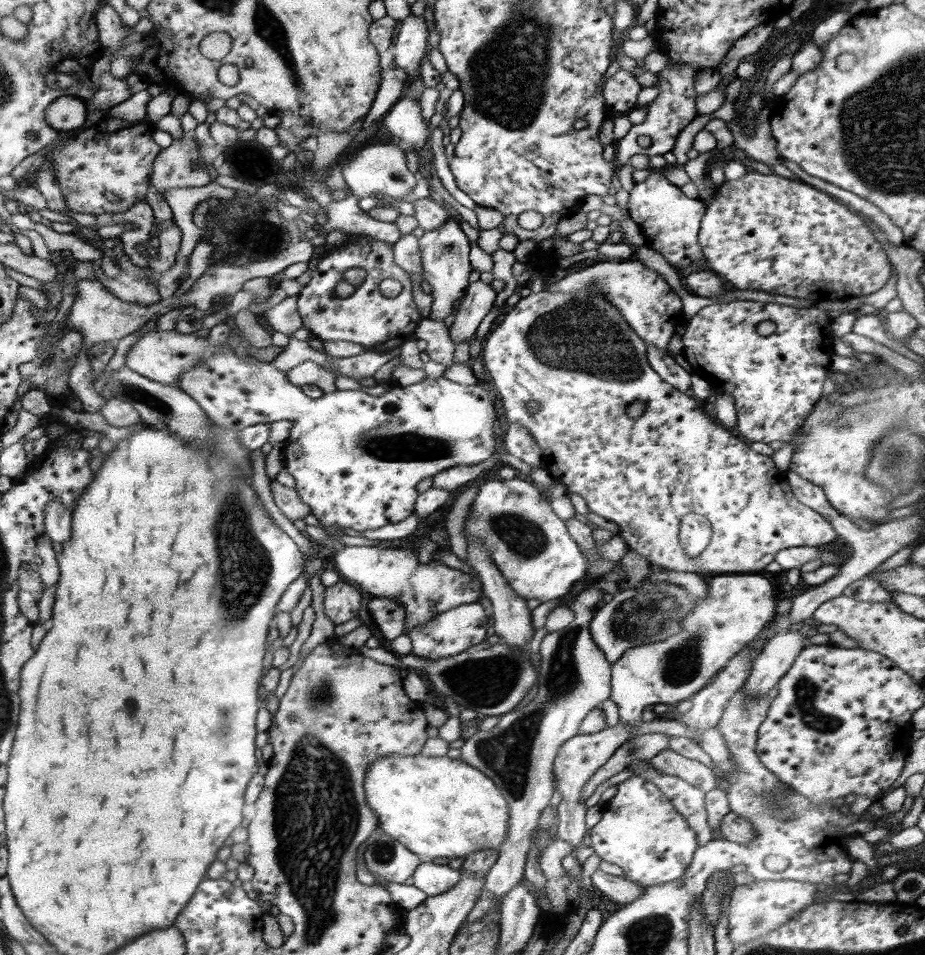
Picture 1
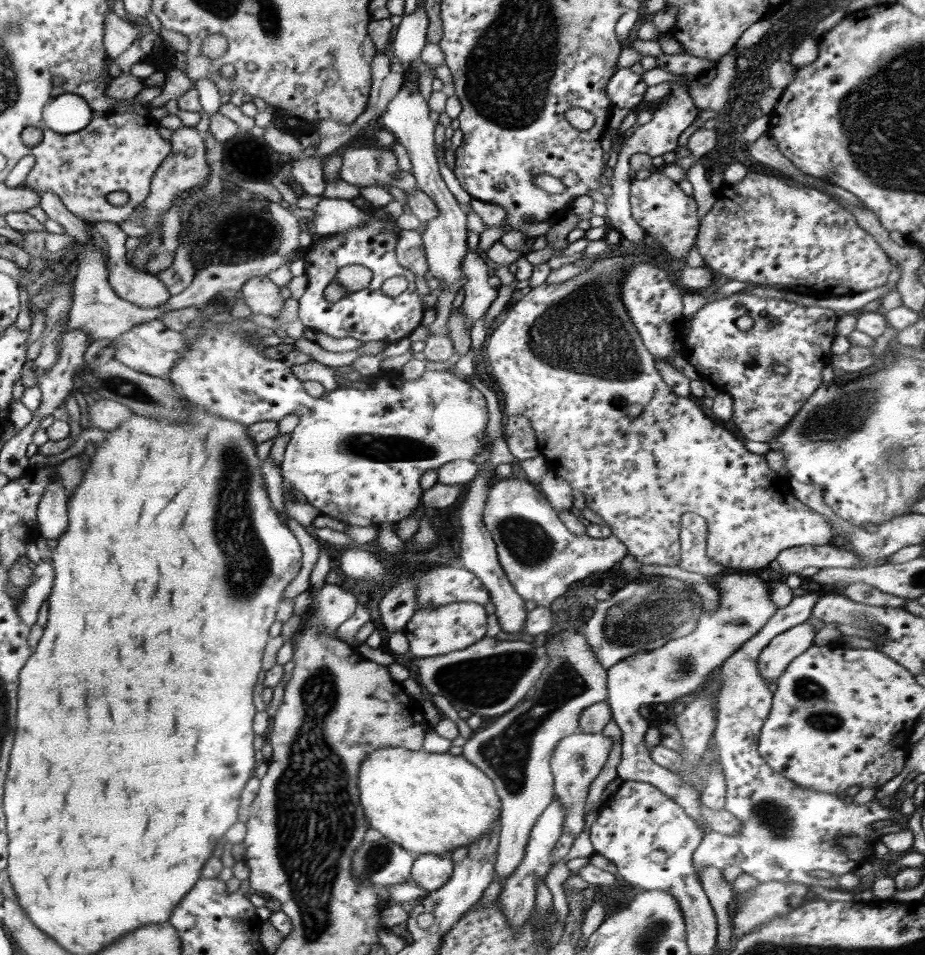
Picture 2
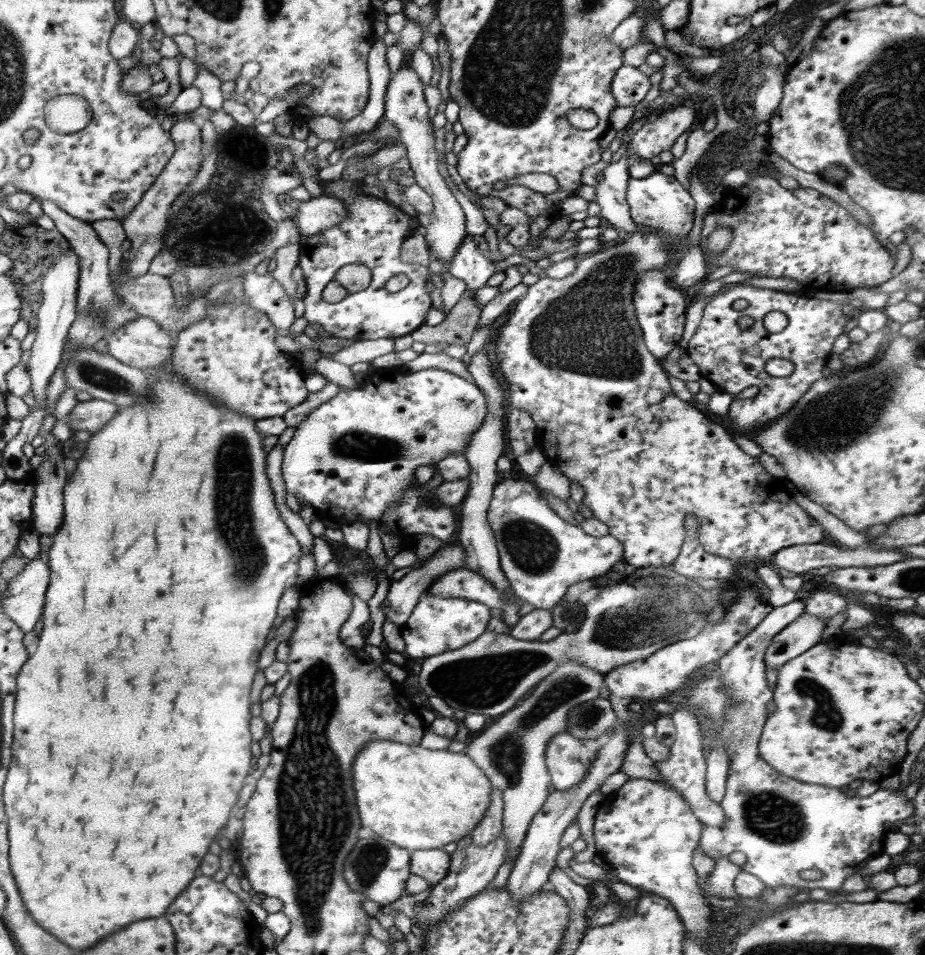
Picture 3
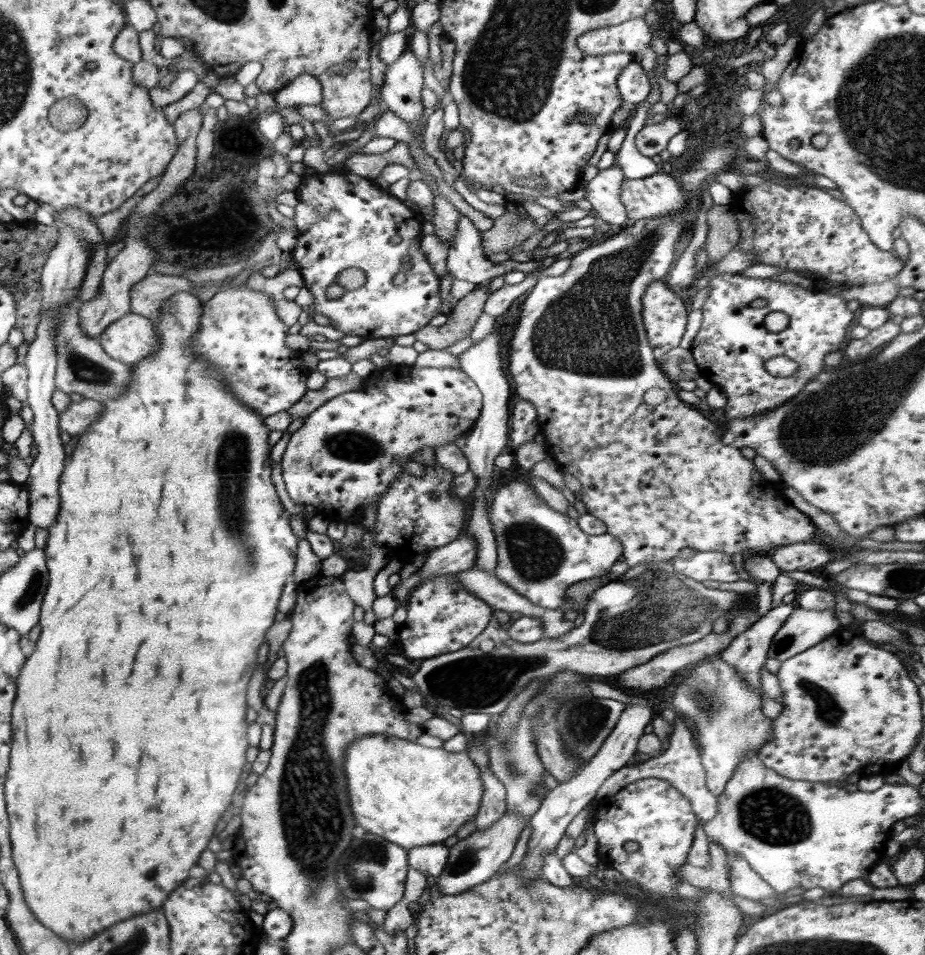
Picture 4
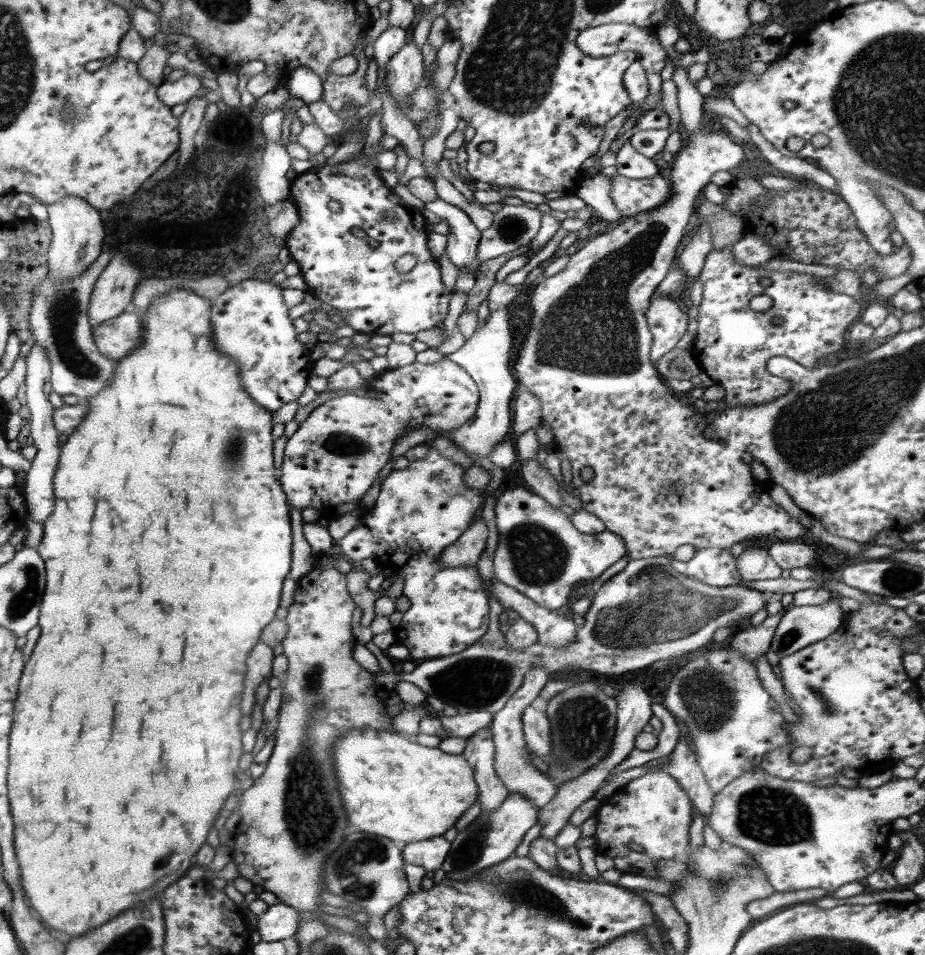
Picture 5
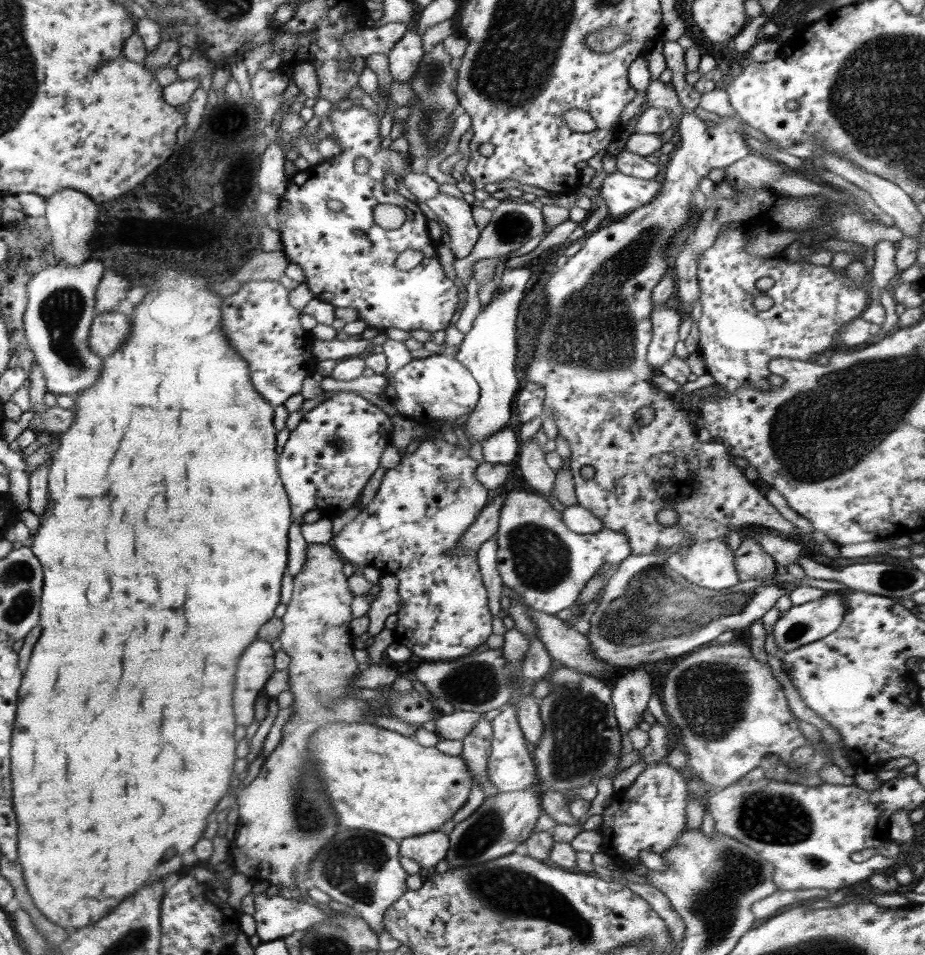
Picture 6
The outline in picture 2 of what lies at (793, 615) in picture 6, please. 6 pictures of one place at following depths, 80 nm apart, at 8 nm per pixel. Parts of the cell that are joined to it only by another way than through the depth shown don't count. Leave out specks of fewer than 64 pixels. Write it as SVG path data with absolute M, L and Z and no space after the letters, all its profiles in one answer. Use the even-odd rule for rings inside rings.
M809 619L781 632L770 641L758 658L760 677L766 684L777 681L796 656L802 655L815 645L814 636L817 631Z

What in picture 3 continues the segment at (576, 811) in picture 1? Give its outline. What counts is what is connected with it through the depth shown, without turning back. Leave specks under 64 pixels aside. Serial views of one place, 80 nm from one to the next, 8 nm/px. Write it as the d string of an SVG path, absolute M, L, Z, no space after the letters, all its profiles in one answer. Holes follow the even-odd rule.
M566 731L553 736L544 754L551 785L556 791L568 791L584 781L601 746L602 739L580 740Z

